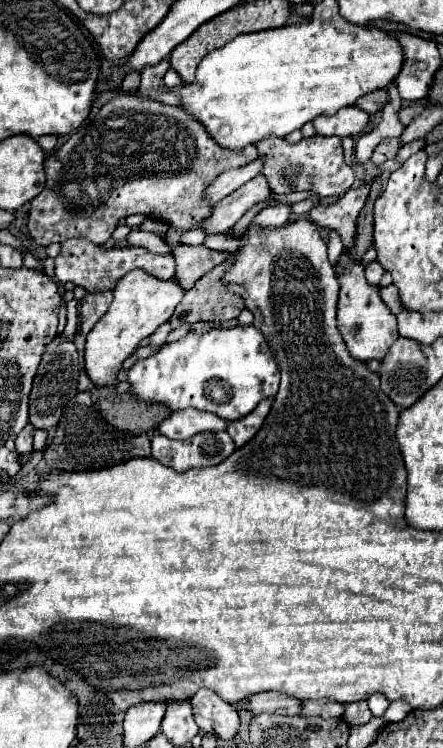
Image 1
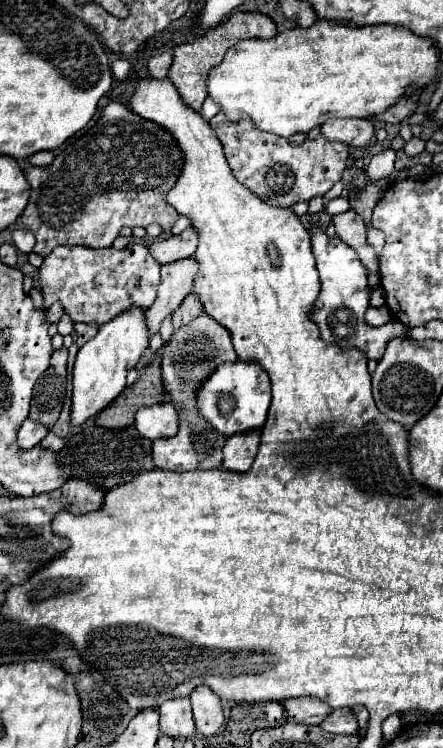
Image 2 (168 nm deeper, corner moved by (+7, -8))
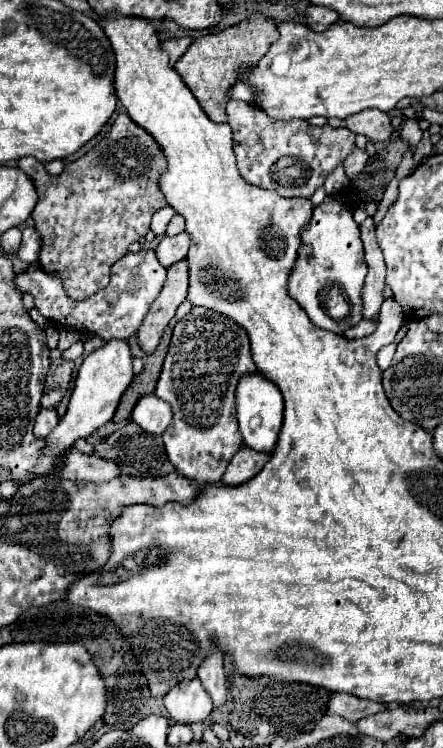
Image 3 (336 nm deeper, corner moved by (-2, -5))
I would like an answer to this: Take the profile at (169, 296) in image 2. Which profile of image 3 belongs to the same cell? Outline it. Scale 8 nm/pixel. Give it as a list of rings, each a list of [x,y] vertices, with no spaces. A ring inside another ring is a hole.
[[[178,261],[176,265],[168,267],[166,283],[136,331],[138,345],[146,355],[156,351],[156,345],[164,329],[168,327],[170,319],[176,315],[176,309],[186,299],[186,295],[188,295],[188,263]]]

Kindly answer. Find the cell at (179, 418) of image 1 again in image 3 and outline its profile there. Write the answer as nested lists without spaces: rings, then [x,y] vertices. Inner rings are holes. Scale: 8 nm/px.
[[[150,393],[150,395],[142,395],[136,401],[136,407],[132,409],[132,421],[136,425],[140,425],[146,433],[162,435],[164,429],[172,421],[172,411],[166,401],[158,399],[154,393]]]

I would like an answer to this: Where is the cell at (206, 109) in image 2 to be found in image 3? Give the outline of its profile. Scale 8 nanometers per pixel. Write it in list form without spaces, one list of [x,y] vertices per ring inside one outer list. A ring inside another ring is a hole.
[[[236,83],[234,87],[232,87],[232,93],[230,93],[230,99],[242,99],[242,101],[246,101],[246,103],[254,103],[254,89],[250,87],[250,85],[246,85],[246,83]]]

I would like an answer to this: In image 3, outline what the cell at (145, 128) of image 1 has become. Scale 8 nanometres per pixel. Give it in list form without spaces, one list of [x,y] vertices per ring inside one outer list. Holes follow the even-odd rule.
[[[120,113],[114,119],[108,135],[100,139],[90,153],[66,165],[58,177],[50,175],[34,157],[18,159],[16,167],[32,179],[38,191],[38,203],[34,207],[34,229],[42,239],[38,263],[44,273],[58,275],[66,295],[76,301],[88,299],[108,285],[112,263],[126,255],[130,243],[142,239],[148,233],[152,215],[166,205],[158,187],[158,177],[164,173],[164,155],[160,155],[156,141],[152,141],[152,137],[140,129],[126,113]]]

